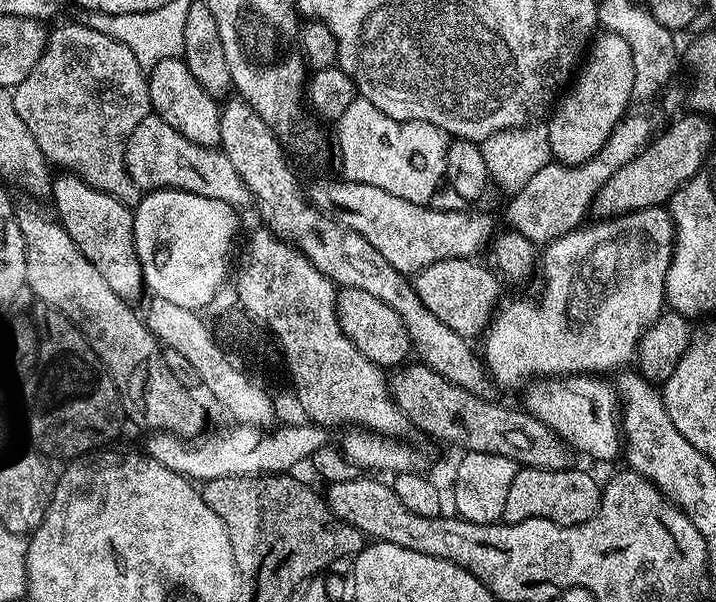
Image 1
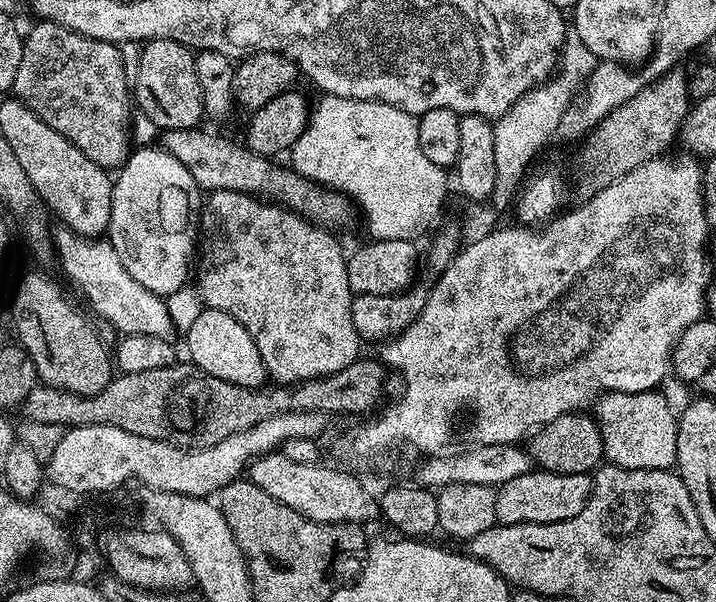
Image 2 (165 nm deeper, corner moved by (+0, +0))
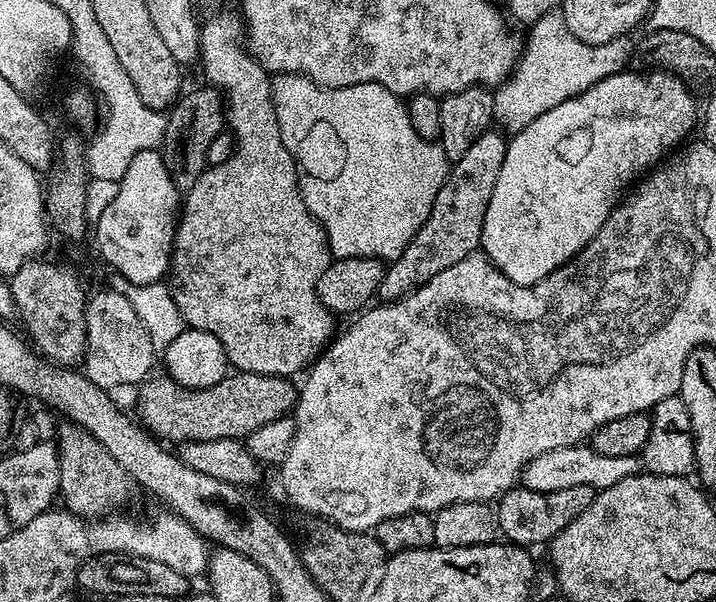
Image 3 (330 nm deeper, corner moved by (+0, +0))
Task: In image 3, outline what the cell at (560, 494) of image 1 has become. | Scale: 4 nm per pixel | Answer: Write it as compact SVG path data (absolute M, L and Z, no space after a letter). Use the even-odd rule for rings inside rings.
M523 486L511 488L499 497L495 505L496 527L499 535L507 543L521 546L533 546L532 544L547 545L558 533L566 530L590 502L594 502L597 489L590 486L569 486L567 490L530 490Z

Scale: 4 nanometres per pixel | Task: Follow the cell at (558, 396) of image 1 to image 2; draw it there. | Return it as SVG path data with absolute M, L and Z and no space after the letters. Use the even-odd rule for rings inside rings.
M663 391L605 392L594 405L594 419L602 430L604 460L630 470L668 470L678 454L678 416Z

